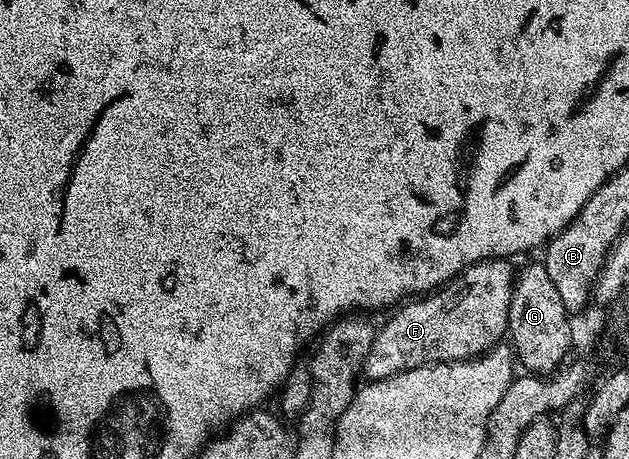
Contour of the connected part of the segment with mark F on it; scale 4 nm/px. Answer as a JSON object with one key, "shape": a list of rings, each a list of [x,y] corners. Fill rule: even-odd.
{"shape":[[[483,258],[481,262],[473,262],[473,264],[466,267],[461,274],[456,275],[455,278],[451,278],[445,286],[440,286],[437,290],[432,290],[425,296],[414,296],[409,300],[403,301],[401,305],[391,313],[395,314],[392,315],[383,326],[381,323],[381,325],[377,327],[374,335],[374,343],[366,357],[366,365],[364,367],[365,377],[370,380],[390,378],[394,374],[399,374],[412,368],[420,368],[431,362],[462,362],[465,358],[476,358],[480,354],[485,354],[486,351],[492,349],[492,347],[499,345],[499,343],[507,337],[510,324],[510,302],[513,300],[514,280],[516,277],[515,267],[510,267],[510,264],[511,263],[504,258]]]}

